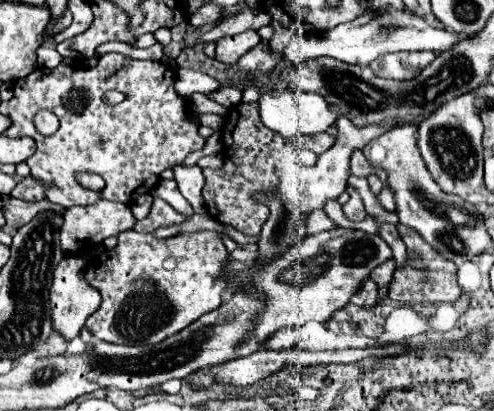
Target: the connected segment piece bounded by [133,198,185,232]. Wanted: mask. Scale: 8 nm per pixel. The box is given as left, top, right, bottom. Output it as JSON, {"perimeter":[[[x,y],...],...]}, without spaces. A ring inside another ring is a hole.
{"perimeter":[[[155,198],[149,216],[147,216],[145,220],[137,222],[137,224],[133,226],[133,230],[135,230],[135,232],[155,232],[155,230],[161,228],[161,226],[179,224],[179,222],[183,222],[183,220],[185,220],[183,214],[179,214],[179,212],[169,206],[165,200]]]}

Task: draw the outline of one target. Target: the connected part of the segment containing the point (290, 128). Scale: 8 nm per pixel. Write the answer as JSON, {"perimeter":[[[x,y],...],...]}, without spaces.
{"perimeter":[[[273,90],[263,92],[259,100],[259,114],[261,122],[285,138],[297,138],[297,136],[313,136],[319,132],[329,132],[337,124],[337,112],[329,108],[323,96],[313,92],[295,92],[295,90]]]}

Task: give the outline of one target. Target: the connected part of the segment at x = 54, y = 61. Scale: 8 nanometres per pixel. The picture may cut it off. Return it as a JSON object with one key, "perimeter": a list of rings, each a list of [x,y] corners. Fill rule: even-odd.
{"perimeter":[[[43,44],[37,50],[39,56],[39,66],[47,66],[47,68],[55,68],[57,64],[61,64],[61,54],[55,50],[55,44]]]}

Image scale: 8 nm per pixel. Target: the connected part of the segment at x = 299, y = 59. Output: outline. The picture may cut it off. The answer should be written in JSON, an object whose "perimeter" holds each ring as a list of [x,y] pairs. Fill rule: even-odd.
{"perimeter":[[[393,10],[393,12],[385,12],[381,16],[363,14],[357,20],[339,24],[333,30],[323,32],[323,34],[295,36],[291,40],[291,44],[285,48],[285,56],[287,56],[287,62],[291,66],[297,66],[297,68],[301,68],[301,64],[307,64],[309,60],[315,60],[315,58],[321,58],[321,56],[343,60],[347,64],[367,66],[377,56],[383,56],[383,54],[389,54],[389,52],[399,52],[399,50],[409,50],[409,52],[413,52],[413,50],[433,50],[433,52],[441,52],[441,50],[449,50],[459,40],[465,40],[465,38],[459,36],[459,34],[451,34],[449,30],[431,28],[423,18],[411,14],[409,10],[405,10],[405,12]]]}

